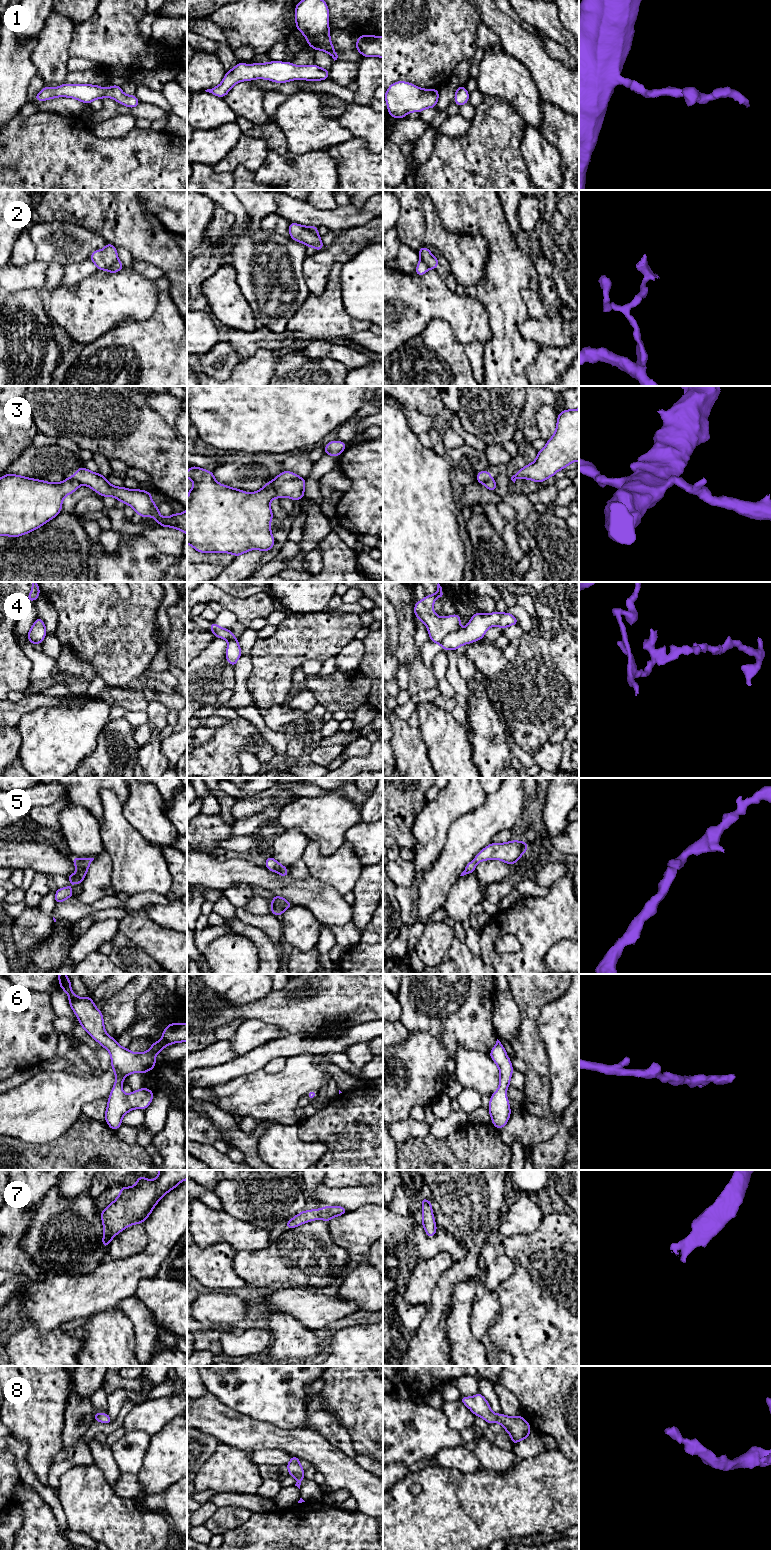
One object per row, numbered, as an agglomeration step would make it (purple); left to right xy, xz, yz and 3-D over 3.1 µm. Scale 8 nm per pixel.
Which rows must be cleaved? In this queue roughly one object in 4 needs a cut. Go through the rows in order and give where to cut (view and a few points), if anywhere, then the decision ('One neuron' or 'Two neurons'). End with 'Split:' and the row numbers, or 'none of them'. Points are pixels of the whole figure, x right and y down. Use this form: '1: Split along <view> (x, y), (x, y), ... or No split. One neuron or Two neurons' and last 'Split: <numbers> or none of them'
1: No split. One neuron
2: Split along xz (303, 226), (317, 234). Two neurons
3: Split along xz (269, 482), (276, 497). Two neurons
4: Split along yz (459, 629), (450, 631), (439, 643). Two neurons
5: No split. One neuron
6: No split. One neuron
7: No split. One neuron
8: No split. One neuron
Split: 2, 3, 4

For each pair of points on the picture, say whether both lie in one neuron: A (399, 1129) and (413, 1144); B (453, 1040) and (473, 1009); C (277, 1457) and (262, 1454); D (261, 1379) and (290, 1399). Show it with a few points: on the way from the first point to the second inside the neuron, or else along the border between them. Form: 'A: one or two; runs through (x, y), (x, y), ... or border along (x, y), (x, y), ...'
A: two; border along (428, 1133), (424, 1136), (408, 1137), (398, 1144)
B: one; runs through (453, 1032), (453, 1029), (465, 1017)
C: one; runs through (273, 1457), (266, 1456)
D: one; runs through (268, 1384), (283, 1399)

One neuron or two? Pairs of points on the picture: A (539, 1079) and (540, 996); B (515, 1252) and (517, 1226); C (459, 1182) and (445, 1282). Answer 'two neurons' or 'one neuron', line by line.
A: one neuron
B: two neurons
C: one neuron

